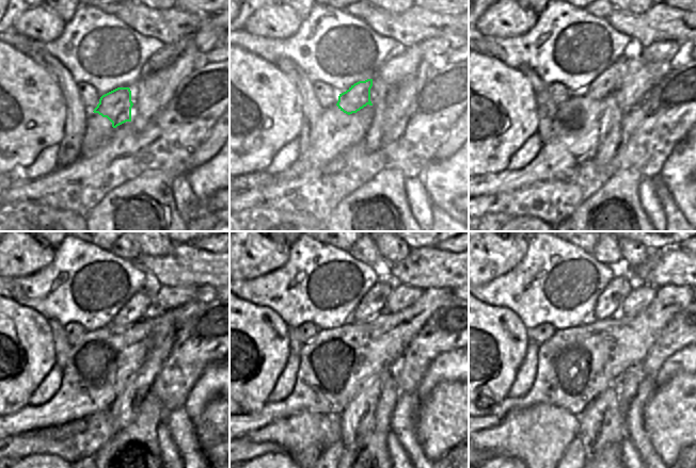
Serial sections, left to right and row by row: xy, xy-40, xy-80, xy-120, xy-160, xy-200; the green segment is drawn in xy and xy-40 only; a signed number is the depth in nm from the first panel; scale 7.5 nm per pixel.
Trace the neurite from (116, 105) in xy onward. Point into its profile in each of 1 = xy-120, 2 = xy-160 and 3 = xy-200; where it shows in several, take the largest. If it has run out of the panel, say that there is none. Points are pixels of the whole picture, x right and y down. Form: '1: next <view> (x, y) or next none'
1: next xy-120 (128, 316)
2: next xy-160 (366, 309)
3: next xy-200 (615, 293)

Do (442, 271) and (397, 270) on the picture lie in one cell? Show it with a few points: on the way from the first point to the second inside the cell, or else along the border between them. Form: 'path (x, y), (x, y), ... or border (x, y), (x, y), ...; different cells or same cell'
path (431, 270), (408, 270); same cell

